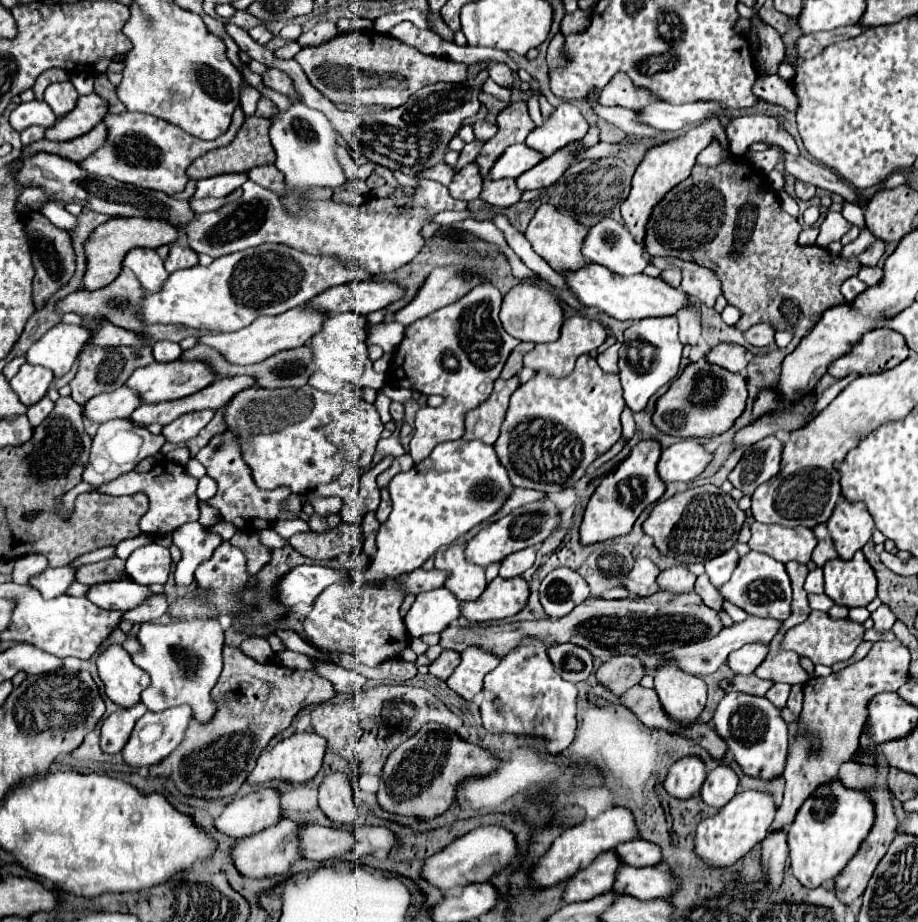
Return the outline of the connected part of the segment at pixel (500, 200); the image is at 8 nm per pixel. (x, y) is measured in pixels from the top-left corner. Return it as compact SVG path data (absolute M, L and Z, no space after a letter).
M504 178L504 180L484 180L480 198L490 204L496 204L496 206L512 206L512 204L520 202L522 194L524 192L516 188L514 178Z

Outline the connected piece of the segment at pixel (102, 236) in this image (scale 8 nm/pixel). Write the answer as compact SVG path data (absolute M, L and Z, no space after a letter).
M112 218L104 224L100 224L86 240L86 272L82 278L84 290L100 290L108 286L122 268L122 258L128 250L140 246L140 248L158 248L162 244L172 244L178 240L178 230L170 226L164 220L150 220L150 218Z

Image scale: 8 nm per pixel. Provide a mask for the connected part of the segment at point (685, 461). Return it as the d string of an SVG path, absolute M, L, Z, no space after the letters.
M682 440L662 450L658 474L664 482L690 482L702 474L710 460L712 456L702 444L696 440Z

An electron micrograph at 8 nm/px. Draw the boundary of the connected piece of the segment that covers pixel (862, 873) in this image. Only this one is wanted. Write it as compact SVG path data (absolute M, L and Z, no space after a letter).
M880 760L878 768L880 768L880 776L878 776L878 780L876 780L876 790L870 792L870 798L872 798L872 802L876 804L876 822L874 822L874 828L870 830L870 834L868 834L866 840L862 842L860 850L856 852L856 856L854 856L854 858L848 862L848 866L836 876L836 894L838 894L838 898L840 898L842 902L846 902L846 904L852 904L852 902L866 890L866 884L868 884L872 872L876 870L878 862L880 862L882 856L886 854L892 838L898 834L898 820L896 820L896 816L894 816L894 808L892 808L890 794L888 794L888 782L886 782L888 764Z

